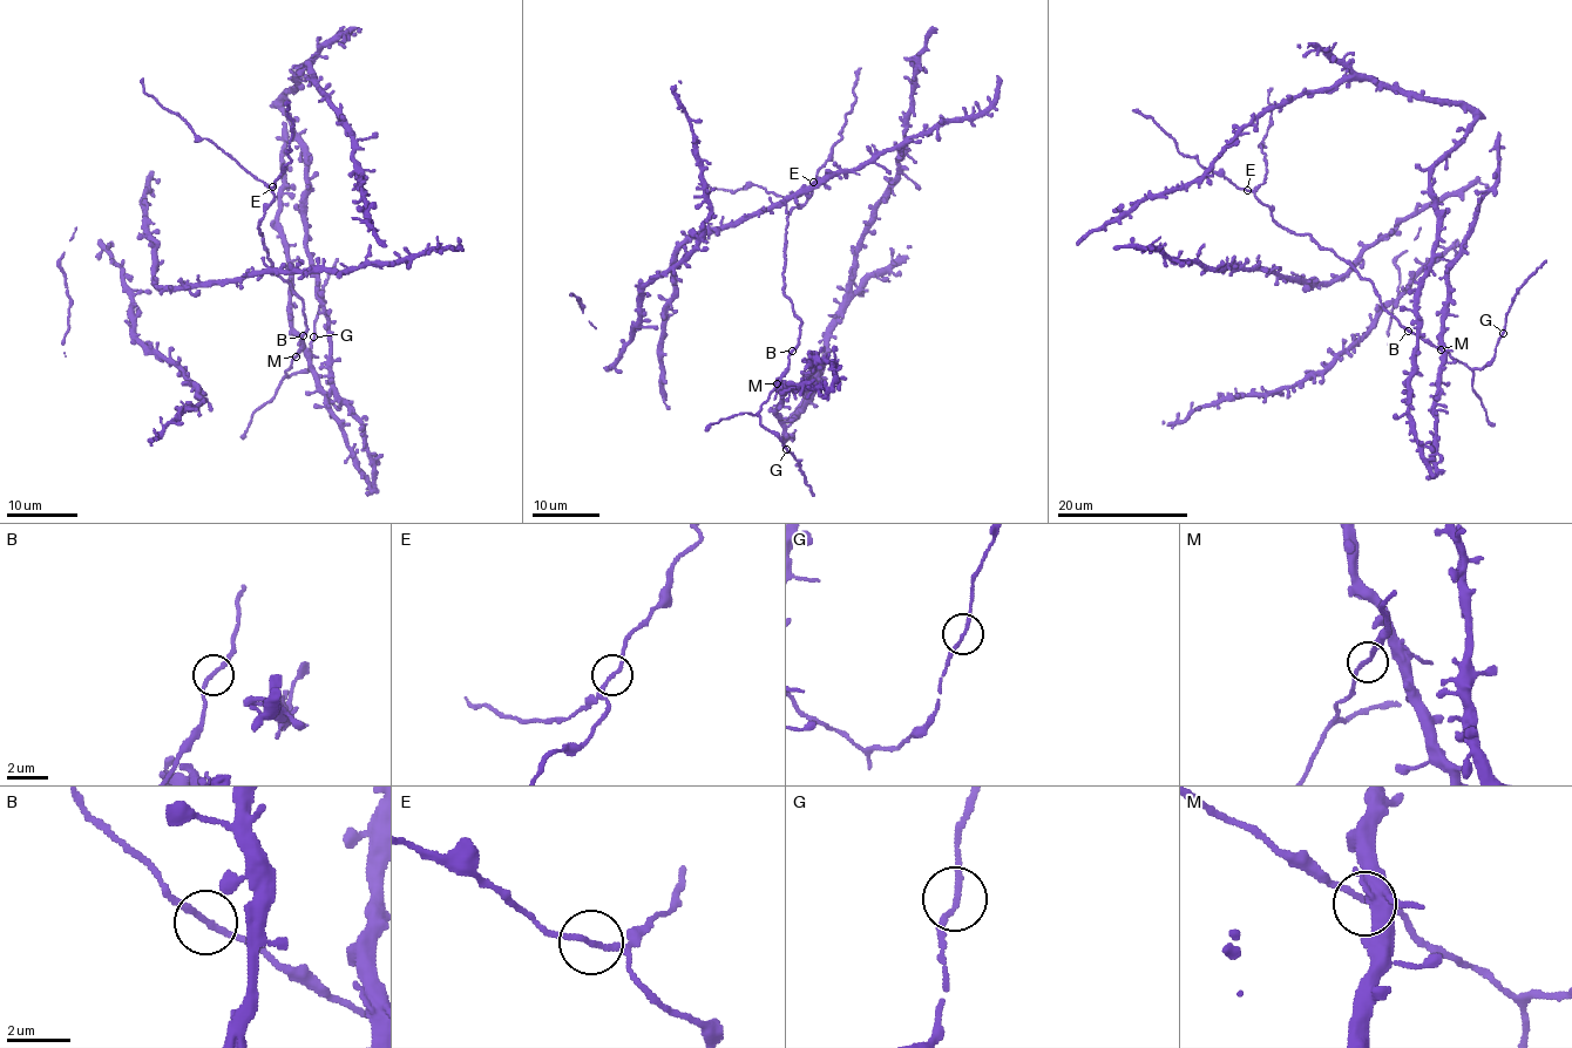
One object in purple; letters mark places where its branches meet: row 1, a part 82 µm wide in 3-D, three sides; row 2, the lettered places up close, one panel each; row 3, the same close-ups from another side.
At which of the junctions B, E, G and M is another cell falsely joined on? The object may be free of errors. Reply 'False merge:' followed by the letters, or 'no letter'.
False merge: no letter

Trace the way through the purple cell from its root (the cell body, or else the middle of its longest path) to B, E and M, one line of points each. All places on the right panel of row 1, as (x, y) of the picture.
B: (1435, 402), (1442, 347), (1437, 348), (1408, 331)
E: (1435, 402), (1441, 345), (1437, 348), (1411, 334), (1383, 306), (1369, 279), (1309, 235), (1289, 233), (1246, 190)
M: (1435, 402), (1441, 349)

